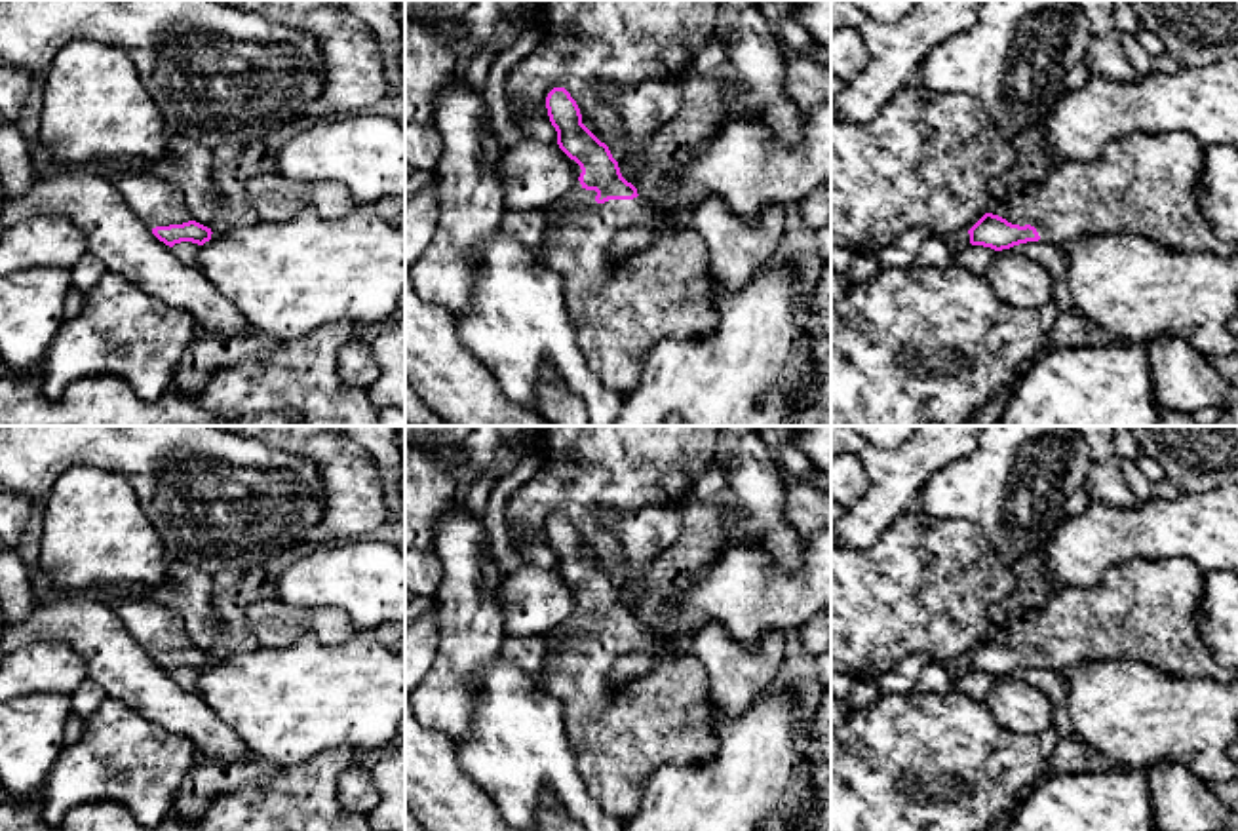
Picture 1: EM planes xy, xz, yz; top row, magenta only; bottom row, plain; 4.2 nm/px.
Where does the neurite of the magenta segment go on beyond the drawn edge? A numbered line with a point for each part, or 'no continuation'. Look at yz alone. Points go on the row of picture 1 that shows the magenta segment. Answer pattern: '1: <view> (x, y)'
1: yz (1145, 185)

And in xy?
1: xy (156, 202)

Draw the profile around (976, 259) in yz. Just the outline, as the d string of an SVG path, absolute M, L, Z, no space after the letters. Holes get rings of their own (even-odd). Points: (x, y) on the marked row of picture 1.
M968 245L960 249L955 257L955 262L970 270L976 276L985 276L989 264L993 262L996 251L983 245Z

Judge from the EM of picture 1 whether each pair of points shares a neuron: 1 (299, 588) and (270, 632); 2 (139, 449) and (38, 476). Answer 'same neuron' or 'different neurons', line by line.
1: different neurons
2: same neuron

